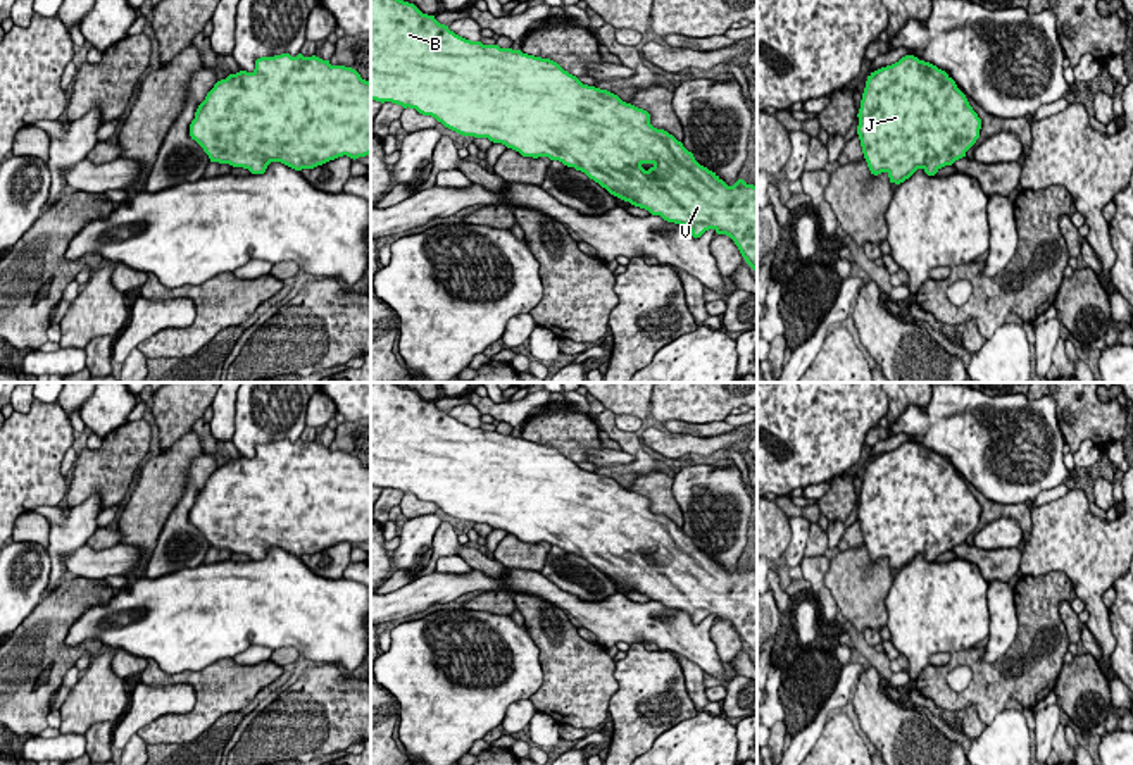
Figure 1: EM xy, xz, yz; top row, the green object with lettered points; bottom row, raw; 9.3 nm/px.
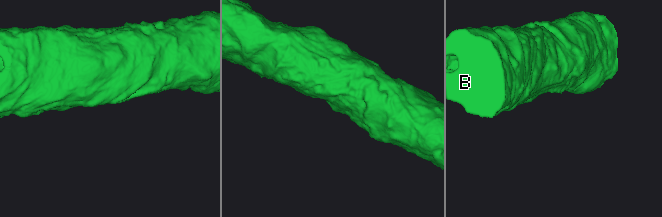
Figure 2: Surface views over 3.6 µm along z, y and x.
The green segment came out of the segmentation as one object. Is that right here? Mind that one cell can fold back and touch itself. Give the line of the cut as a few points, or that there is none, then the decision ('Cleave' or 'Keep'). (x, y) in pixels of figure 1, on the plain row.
No split. Keep

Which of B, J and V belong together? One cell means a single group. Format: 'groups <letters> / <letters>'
groups B J V

